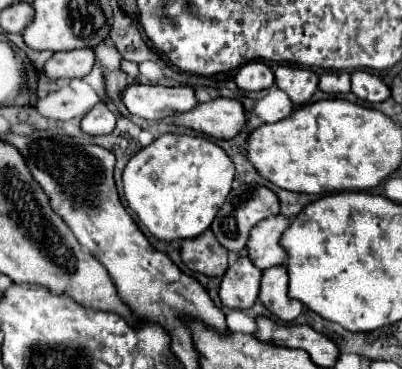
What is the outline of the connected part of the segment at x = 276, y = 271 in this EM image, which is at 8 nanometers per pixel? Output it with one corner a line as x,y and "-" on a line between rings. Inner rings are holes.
284,265
266,269
260,283
260,301
282,321
290,323
302,313
302,303
288,297
288,273

